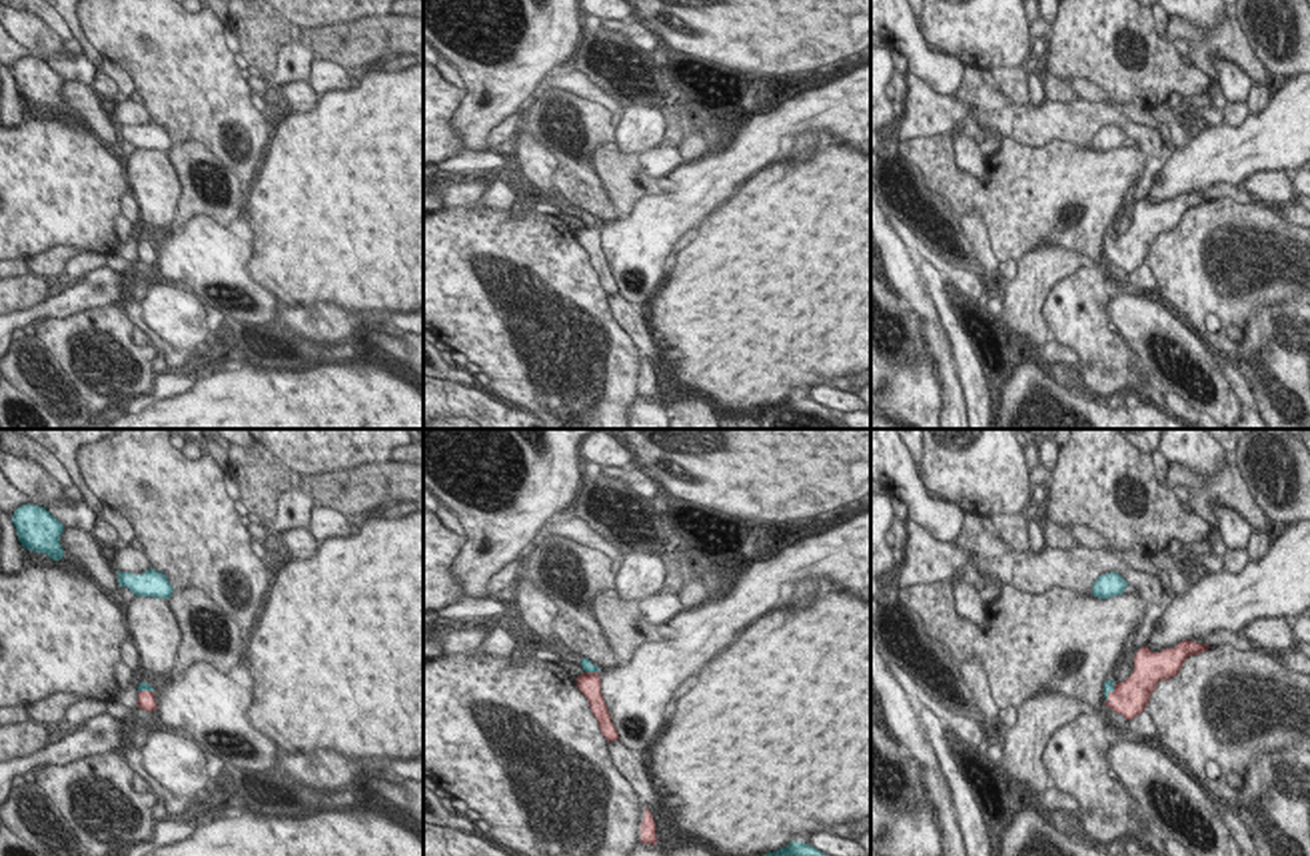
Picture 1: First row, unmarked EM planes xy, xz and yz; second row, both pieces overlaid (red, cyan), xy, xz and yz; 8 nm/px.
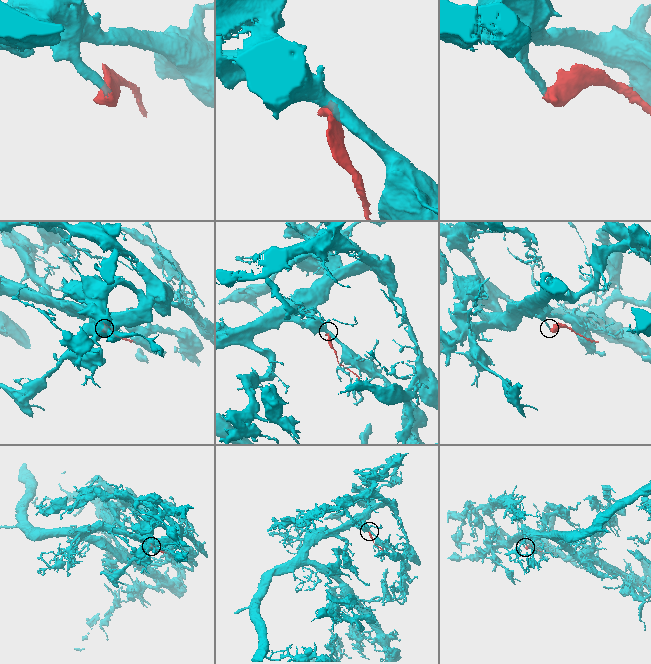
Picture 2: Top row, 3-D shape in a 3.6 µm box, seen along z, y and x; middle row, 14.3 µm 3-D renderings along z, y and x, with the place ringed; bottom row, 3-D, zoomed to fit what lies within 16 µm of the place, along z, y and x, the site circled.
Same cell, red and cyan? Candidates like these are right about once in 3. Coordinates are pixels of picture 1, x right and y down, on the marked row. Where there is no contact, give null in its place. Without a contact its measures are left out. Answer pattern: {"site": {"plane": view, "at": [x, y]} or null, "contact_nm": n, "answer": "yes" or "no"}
{"site": {"plane": "yz", "at": [1111, 693]}, "contact_nm": 160, "answer": "yes"}

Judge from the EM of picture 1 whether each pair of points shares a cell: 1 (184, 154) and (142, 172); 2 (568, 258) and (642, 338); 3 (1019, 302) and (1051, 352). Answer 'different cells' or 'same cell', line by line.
1: different cells
2: different cells
3: different cells

